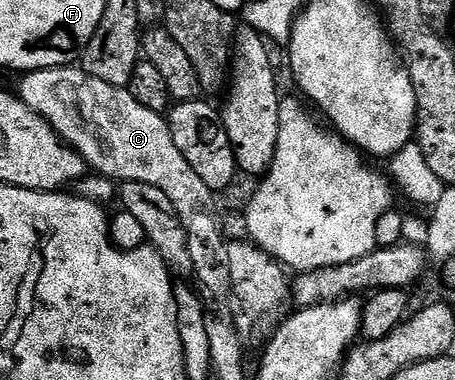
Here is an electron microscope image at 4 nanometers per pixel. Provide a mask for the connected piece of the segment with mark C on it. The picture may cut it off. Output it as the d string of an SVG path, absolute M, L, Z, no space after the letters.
M76 64L29 71L21 78L23 79L20 82L18 96L22 102L45 119L70 149L82 155L87 167L95 175L109 178L118 184L132 182L143 188L151 186L163 194L161 197L168 203L169 209L174 211L174 217L180 220L182 230L186 233L186 251L190 257L189 269L194 270L195 276L198 277L198 282L202 285L201 293L210 302L229 299L232 294L230 248L228 238L222 235L222 218L218 215L217 204L214 203L215 191L210 190L208 184L200 180L200 176L196 176L192 164L184 160L184 152L176 148L176 140L172 140L169 121L136 100L127 87L107 84Z

